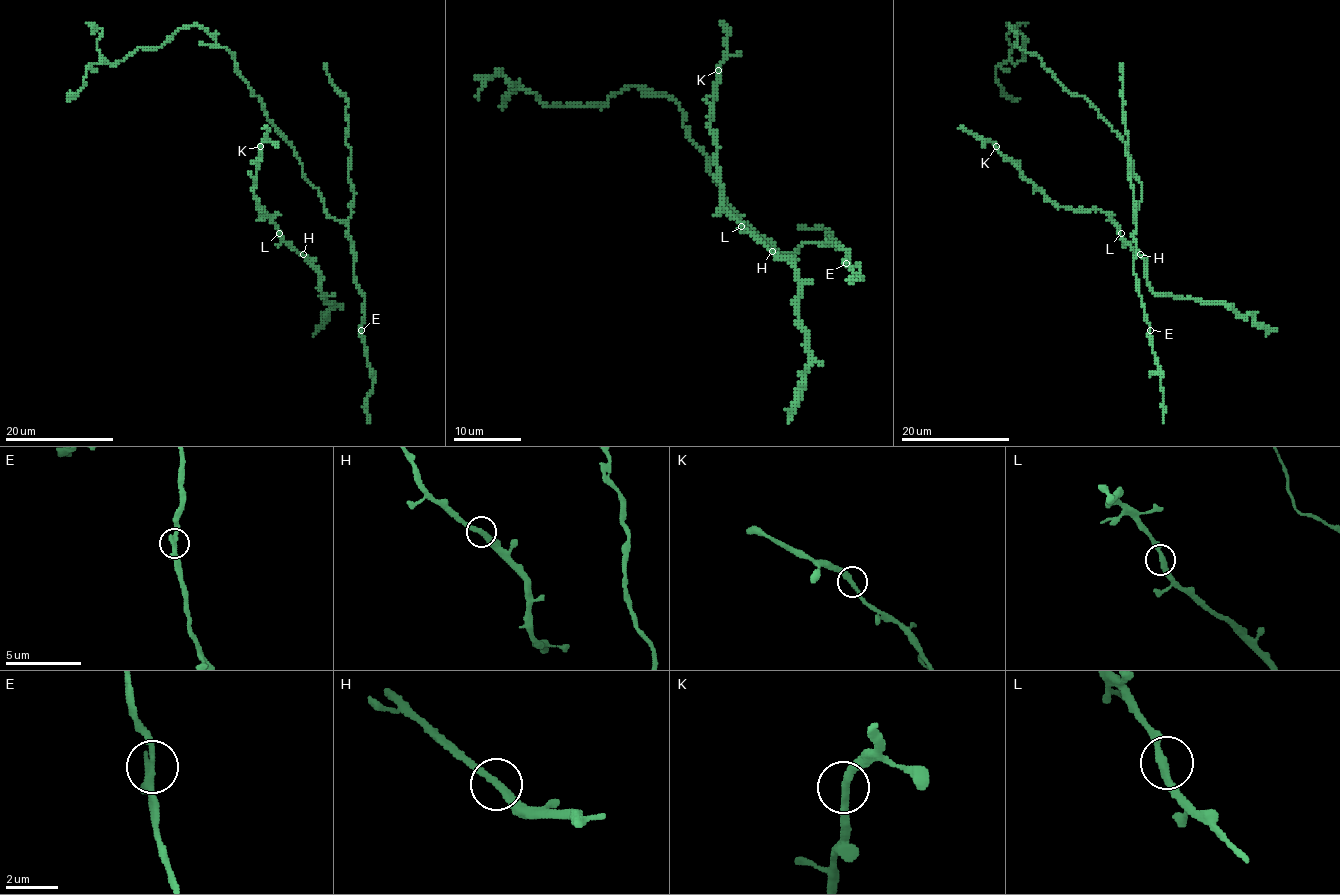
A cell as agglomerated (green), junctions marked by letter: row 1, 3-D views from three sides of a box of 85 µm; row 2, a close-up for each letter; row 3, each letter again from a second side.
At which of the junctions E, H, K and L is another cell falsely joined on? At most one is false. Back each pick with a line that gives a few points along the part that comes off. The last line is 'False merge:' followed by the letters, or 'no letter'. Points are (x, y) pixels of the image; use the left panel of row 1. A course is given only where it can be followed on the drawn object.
False merge: no letter

